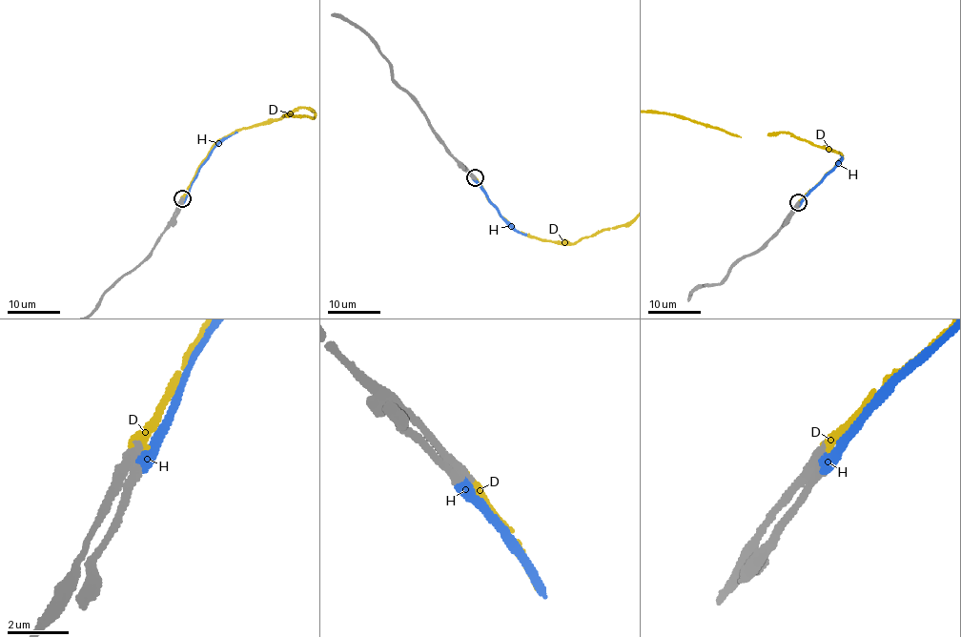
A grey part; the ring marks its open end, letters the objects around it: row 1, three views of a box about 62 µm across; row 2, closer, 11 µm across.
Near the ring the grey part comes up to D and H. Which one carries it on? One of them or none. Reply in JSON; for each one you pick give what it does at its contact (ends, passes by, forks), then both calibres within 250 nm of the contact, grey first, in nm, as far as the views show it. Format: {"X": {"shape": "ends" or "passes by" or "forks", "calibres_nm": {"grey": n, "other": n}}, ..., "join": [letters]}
{"D": {"shape": "ends", "calibres_nm": {"grey": 420, "other": 320}}, "join": ["D"]}

